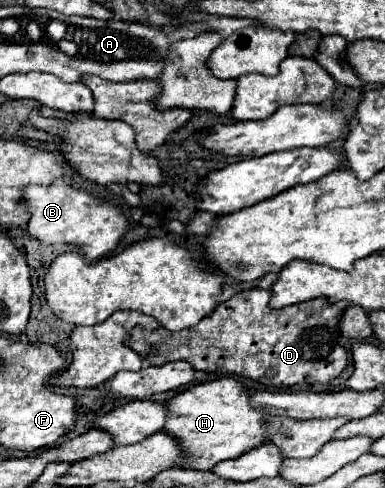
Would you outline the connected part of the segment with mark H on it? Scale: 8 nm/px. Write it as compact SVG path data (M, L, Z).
M219 378L203 384L195 384L183 392L179 392L175 398L167 402L167 432L171 432L177 440L179 446L183 448L183 468L193 468L193 470L213 470L213 466L221 460L233 460L245 454L247 450L253 450L261 444L267 444L267 416L265 412L257 410L251 406L251 396L247 388L235 380L235 378Z

